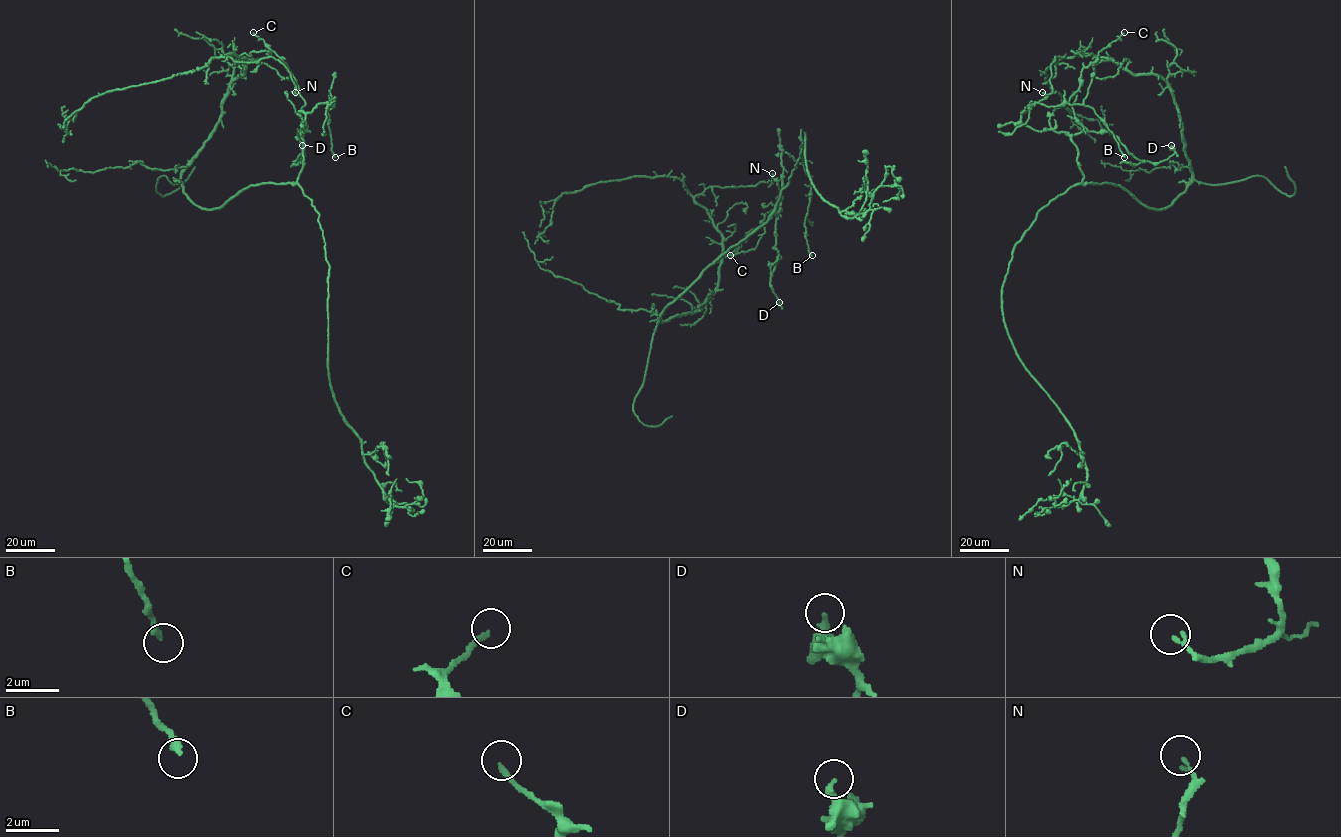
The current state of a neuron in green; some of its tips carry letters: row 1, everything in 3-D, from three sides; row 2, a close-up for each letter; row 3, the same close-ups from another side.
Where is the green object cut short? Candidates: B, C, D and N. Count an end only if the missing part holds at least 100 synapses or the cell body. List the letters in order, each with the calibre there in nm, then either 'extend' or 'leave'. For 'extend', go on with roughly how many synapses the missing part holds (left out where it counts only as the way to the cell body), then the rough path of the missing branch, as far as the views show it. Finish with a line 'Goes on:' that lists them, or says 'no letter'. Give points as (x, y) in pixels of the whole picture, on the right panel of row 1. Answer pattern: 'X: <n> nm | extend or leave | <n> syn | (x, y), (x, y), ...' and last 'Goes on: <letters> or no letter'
B: 260 nm | leave
C: 200 nm | leave
D: 320 nm | leave
N: 180 nm | leave
Goes on: no letter

